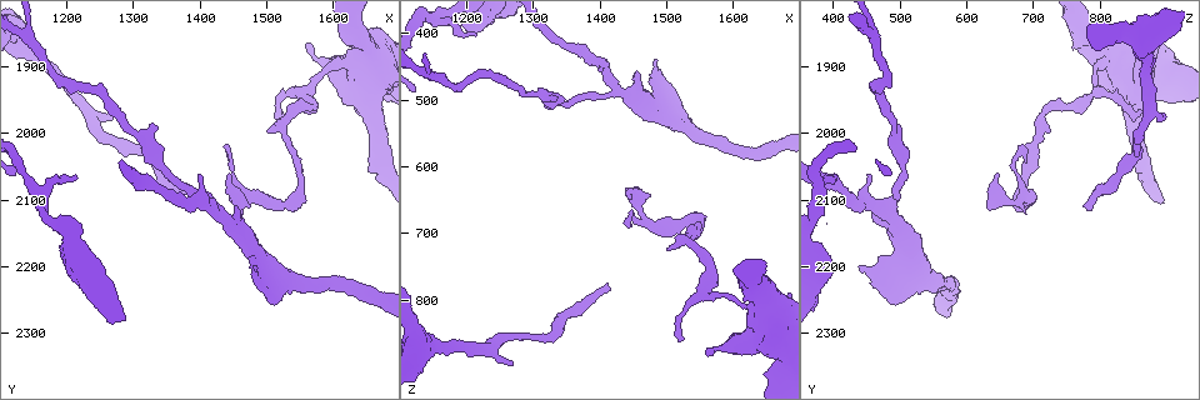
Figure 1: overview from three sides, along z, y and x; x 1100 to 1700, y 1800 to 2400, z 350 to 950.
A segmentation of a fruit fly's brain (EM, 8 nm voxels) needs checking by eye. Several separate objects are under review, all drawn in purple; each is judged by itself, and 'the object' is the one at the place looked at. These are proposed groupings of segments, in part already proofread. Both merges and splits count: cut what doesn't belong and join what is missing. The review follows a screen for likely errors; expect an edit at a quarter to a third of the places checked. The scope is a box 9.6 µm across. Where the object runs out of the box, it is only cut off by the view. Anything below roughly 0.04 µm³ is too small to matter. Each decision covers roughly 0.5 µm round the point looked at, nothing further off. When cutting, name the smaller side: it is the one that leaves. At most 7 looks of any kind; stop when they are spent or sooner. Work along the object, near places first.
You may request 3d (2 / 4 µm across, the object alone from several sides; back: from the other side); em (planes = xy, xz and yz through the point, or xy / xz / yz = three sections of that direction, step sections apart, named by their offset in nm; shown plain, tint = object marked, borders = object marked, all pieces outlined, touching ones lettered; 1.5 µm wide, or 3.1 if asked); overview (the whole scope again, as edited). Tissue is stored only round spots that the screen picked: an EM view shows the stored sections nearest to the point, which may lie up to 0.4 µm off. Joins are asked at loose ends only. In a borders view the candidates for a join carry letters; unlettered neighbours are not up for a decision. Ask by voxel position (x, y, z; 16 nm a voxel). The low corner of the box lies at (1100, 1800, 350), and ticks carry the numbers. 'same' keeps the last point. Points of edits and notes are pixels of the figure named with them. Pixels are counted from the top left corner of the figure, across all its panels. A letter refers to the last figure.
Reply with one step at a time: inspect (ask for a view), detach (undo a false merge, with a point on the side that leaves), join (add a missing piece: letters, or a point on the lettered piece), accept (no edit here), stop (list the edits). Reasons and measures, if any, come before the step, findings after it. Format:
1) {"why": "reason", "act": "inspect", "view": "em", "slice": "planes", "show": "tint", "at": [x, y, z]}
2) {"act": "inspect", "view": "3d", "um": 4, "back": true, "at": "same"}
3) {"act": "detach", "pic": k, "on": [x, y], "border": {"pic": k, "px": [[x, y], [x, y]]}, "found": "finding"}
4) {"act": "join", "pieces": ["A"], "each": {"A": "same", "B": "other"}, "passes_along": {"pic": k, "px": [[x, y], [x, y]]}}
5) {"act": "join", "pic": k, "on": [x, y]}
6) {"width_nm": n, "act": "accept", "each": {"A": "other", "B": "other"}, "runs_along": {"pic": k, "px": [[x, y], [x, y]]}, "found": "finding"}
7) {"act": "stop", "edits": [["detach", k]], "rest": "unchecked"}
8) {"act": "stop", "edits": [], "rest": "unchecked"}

{"why": "calibre changes", "act": "inspect", "view": "3d", "um": 4, "at": [1610, 1890, 810]}

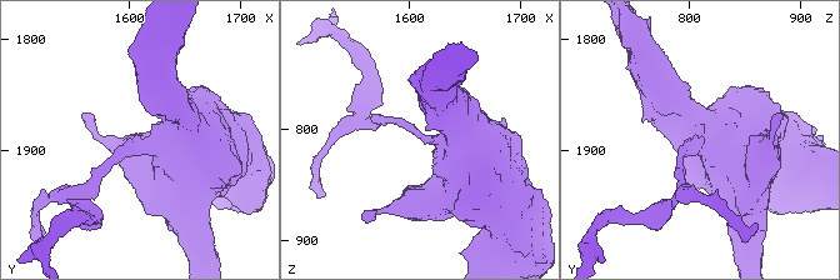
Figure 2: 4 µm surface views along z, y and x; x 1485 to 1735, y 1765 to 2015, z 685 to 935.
{"arm_widths_nm": [170, 900], "why": "now the EM", "act": "inspect", "view": "em", "slice": "planes", "show": "tint", "at": [1612, 1894, 806]}

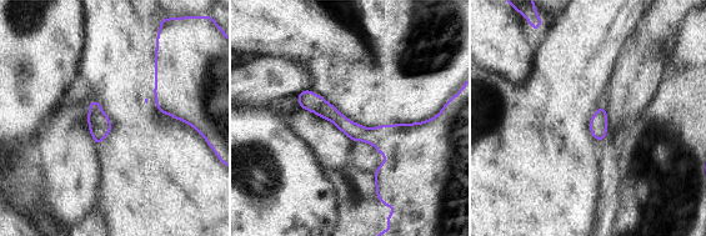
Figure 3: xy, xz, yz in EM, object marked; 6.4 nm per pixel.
{"act": "inspect", "view": "em", "slice": "planes", "show": "borders", "at": "same"}

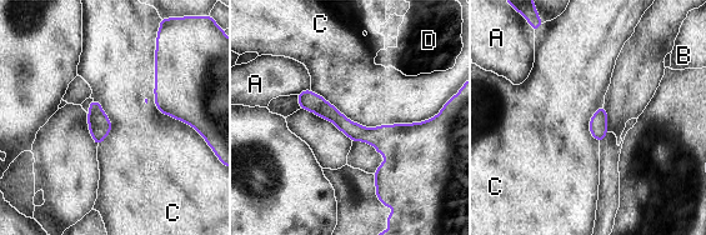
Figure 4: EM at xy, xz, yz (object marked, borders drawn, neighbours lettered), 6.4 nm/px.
{"width_nm": 110, "act": "accept", "each": {"A": "other", "B": "other", "C": "other", "D": "other"}, "runs_along": {"pic": 4, "px": [[301, 96], [356, 133], [425, 133]]}, "found": "one neuron here"}

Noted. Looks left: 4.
{"why": "calibre changes", "act": "inspect", "view": "em", "slice": "xz", "step": 4, "show": "borders", "at": [1355, 2060, 505]}

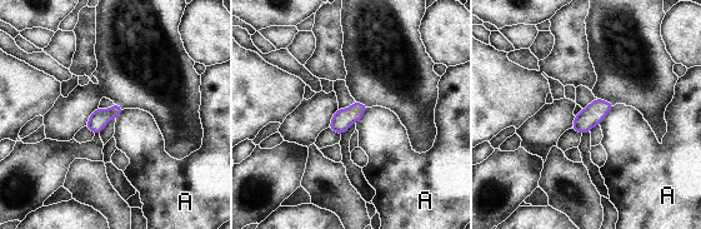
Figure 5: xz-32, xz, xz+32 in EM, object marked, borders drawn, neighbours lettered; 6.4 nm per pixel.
{"act": "accept", "each": {"A": "other"}, "border": {"pic": 5, "px": [[615, 105], [599, 124]]}, "found": "one neuron here"}

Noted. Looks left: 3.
{"why": "an open end", "act": "inspect", "view": "em", "slice": "planes", "show": "borders", "at": [1215, 2070, 395]}

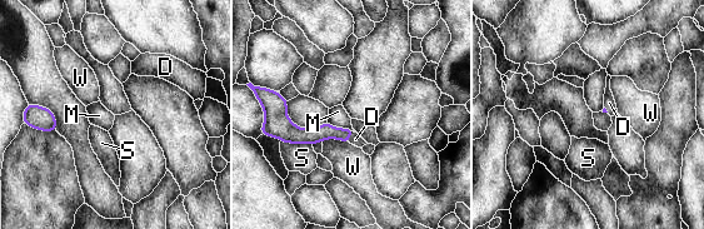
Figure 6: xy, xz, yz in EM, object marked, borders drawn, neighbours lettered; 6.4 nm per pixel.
{"act": "join", "pieces": ["D"], "each": {"D": "same", "M": "other", "S": "other", "W": "other"}, "passes_along": {"pic": 6, "px": [[324, 132], [349, 137], [355, 139]]}, "found": "the neuron continues"}

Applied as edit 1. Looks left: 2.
{"act": "stop", "edits": [["join", 6]], "rest": "unchecked"}

